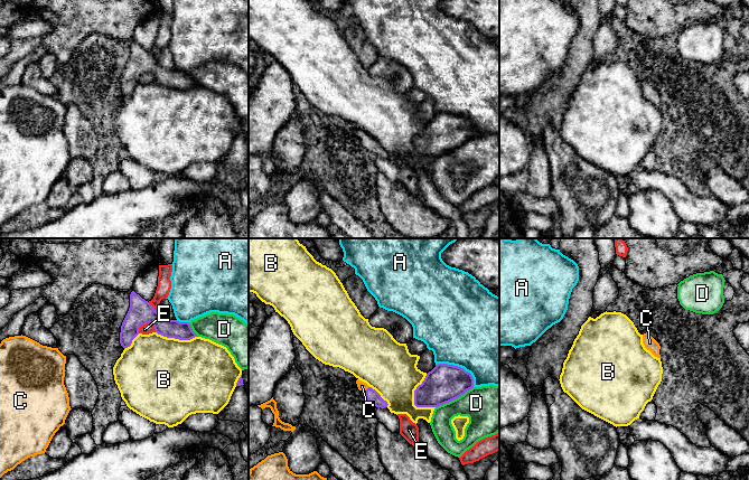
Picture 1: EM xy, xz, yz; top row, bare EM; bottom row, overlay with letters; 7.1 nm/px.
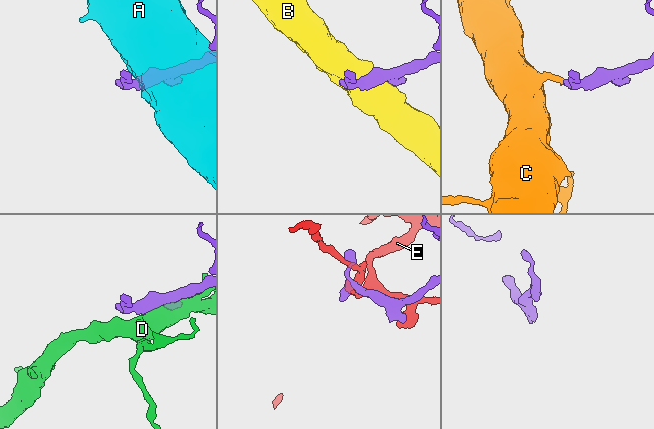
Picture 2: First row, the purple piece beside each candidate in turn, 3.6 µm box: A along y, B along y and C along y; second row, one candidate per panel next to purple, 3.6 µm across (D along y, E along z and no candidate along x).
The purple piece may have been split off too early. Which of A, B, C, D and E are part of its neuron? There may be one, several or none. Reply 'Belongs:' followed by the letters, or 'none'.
Belongs: C

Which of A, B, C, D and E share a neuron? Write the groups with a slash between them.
A / B / C / D / E

